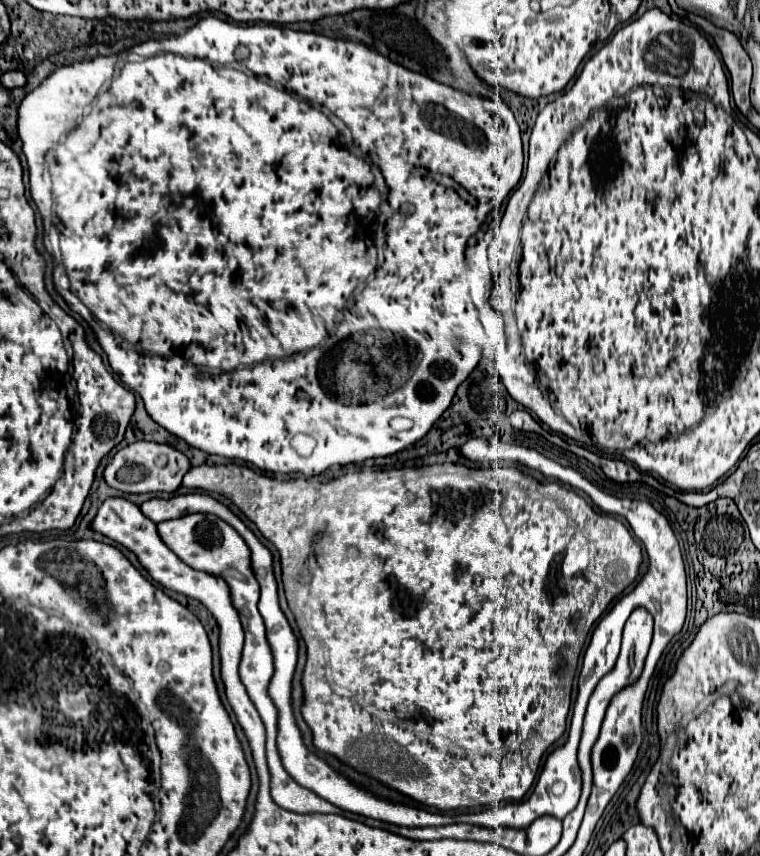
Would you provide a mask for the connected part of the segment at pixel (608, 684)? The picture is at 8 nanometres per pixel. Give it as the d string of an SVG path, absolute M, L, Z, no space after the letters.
M635 609L635 611L631 613L631 617L627 619L625 629L623 629L623 645L621 645L621 653L619 653L619 659L617 659L613 671L609 671L609 673L599 681L599 685L595 687L595 691L593 691L593 695L591 695L591 699L589 699L579 751L591 751L591 749L593 749L593 745L595 745L595 741L597 741L597 737L599 737L599 729L601 729L605 711L607 711L609 701L613 699L613 695L619 693L621 689L625 689L627 685L633 685L633 683L641 677L643 663L645 663L645 657L647 657L647 651L649 651L649 645L651 645L651 635L653 635L653 617L651 617L651 613L645 611L645 609Z

